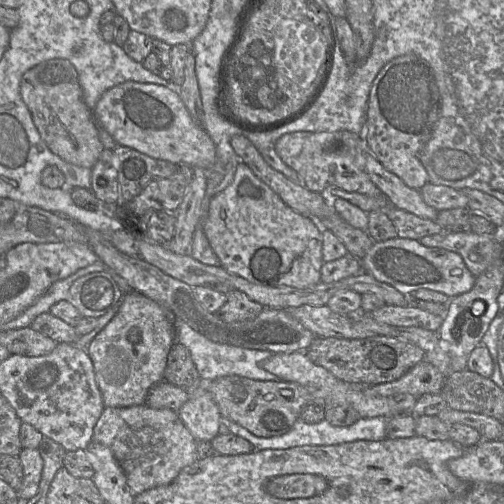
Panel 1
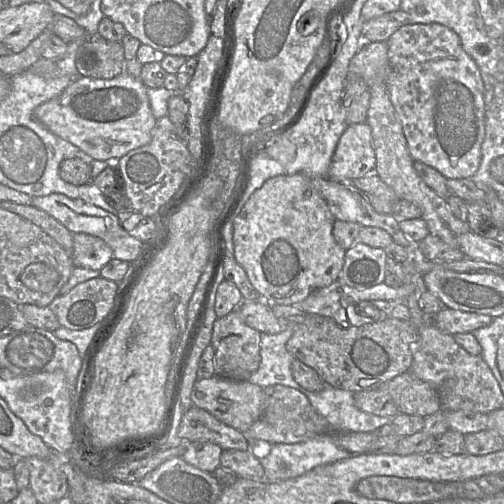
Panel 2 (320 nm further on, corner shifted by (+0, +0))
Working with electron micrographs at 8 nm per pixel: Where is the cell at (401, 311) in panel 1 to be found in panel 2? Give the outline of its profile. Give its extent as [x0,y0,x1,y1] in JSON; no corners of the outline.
[434,307,493,335]

